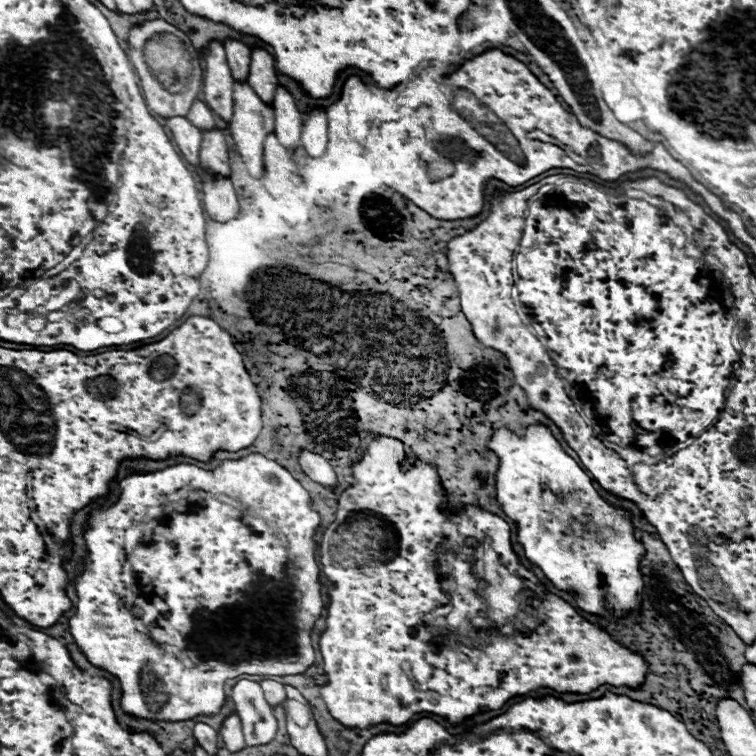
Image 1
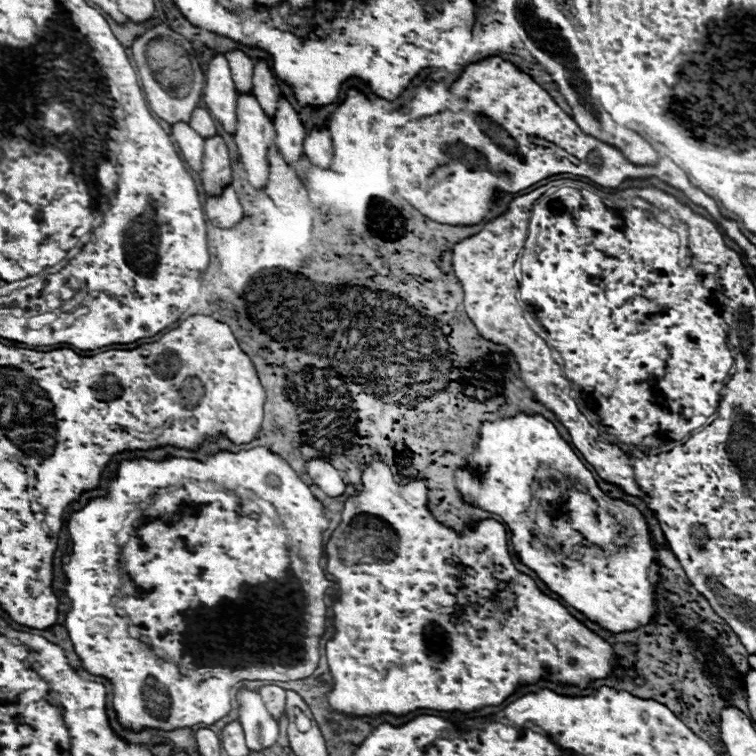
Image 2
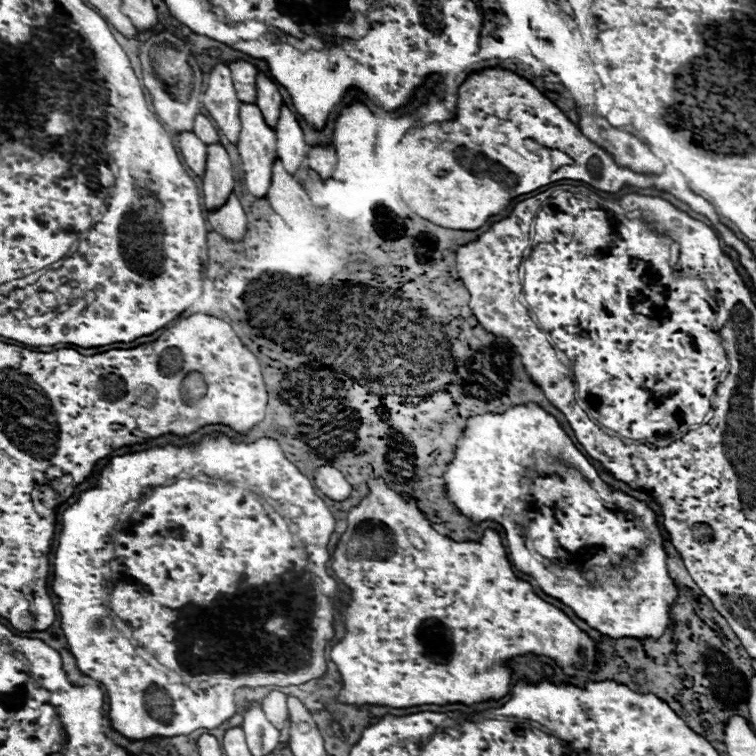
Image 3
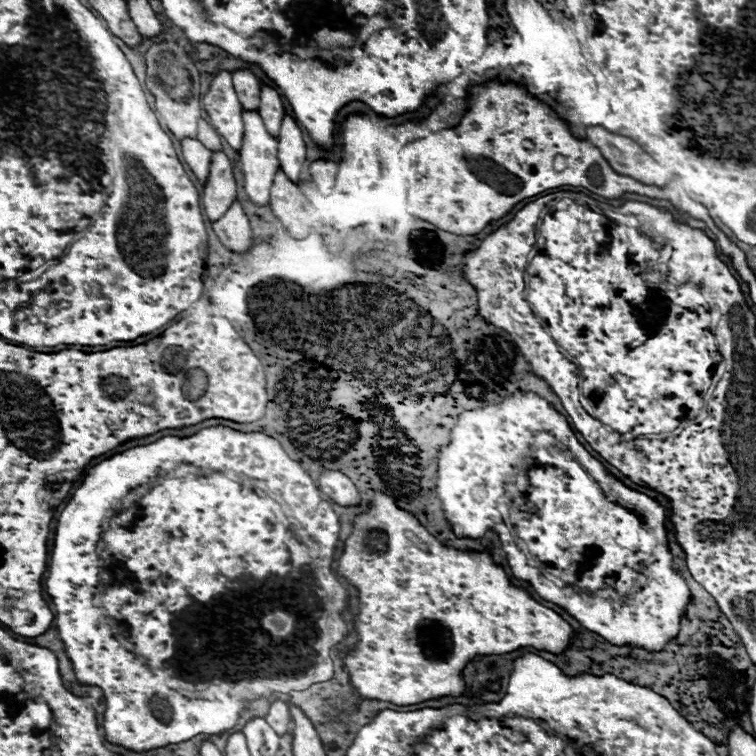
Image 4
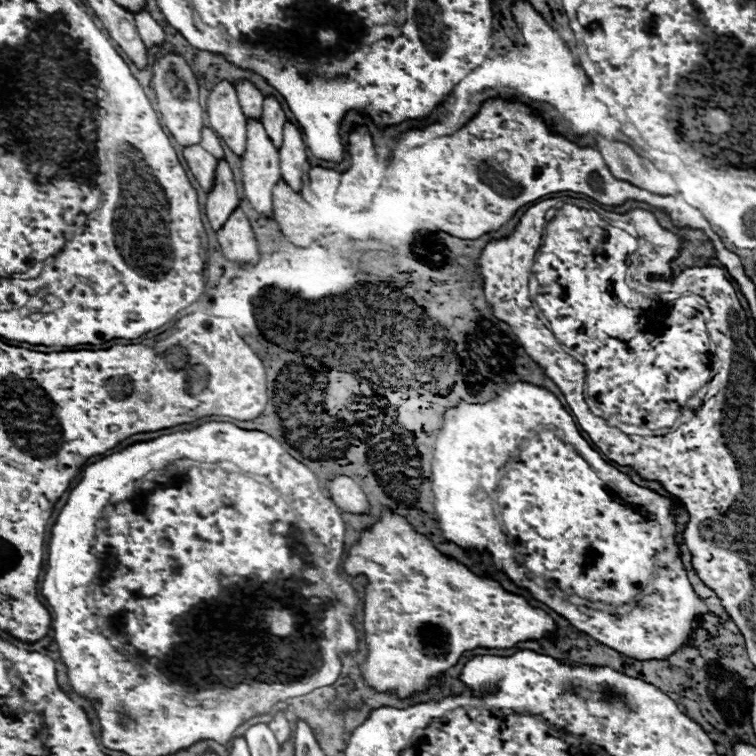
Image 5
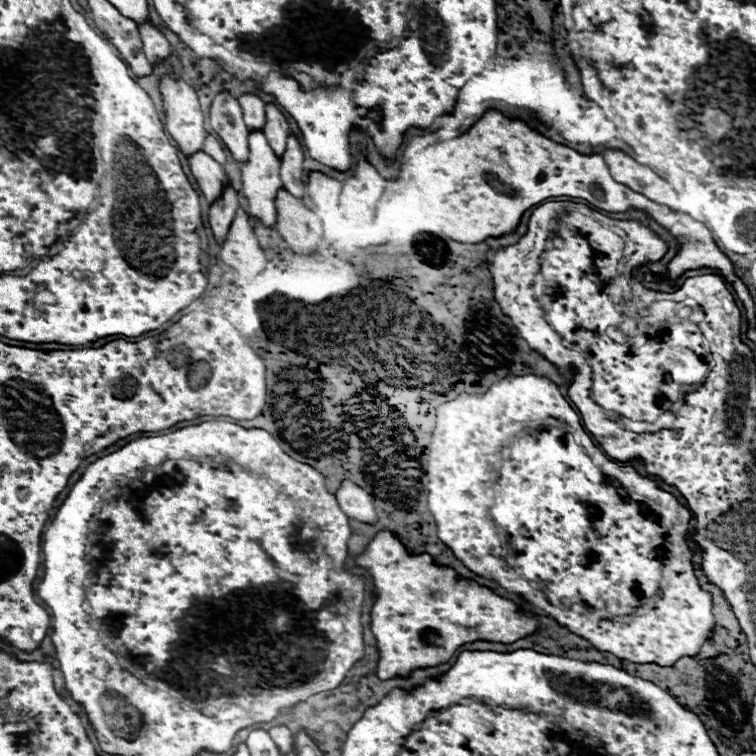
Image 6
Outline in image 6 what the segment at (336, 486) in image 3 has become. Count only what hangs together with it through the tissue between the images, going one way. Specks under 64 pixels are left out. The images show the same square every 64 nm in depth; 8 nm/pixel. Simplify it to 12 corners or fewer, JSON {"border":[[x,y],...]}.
{"border":[[346,480],[336,492],[340,508],[352,520],[376,524],[372,496]]}

